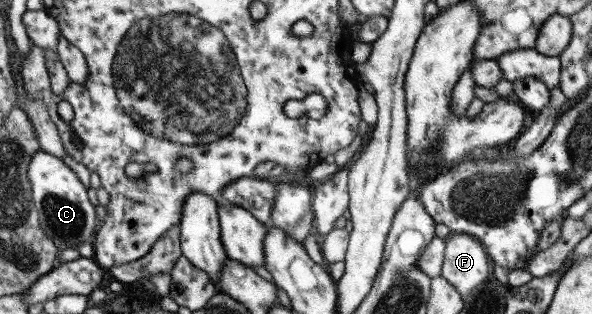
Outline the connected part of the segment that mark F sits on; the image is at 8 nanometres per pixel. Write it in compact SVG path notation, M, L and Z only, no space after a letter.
M451 233L444 239L440 276L452 285L461 297L465 297L490 274L485 252L476 237Z

